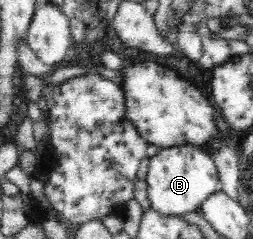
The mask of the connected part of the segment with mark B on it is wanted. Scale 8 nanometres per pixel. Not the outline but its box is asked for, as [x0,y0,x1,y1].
[146,143,223,217]

